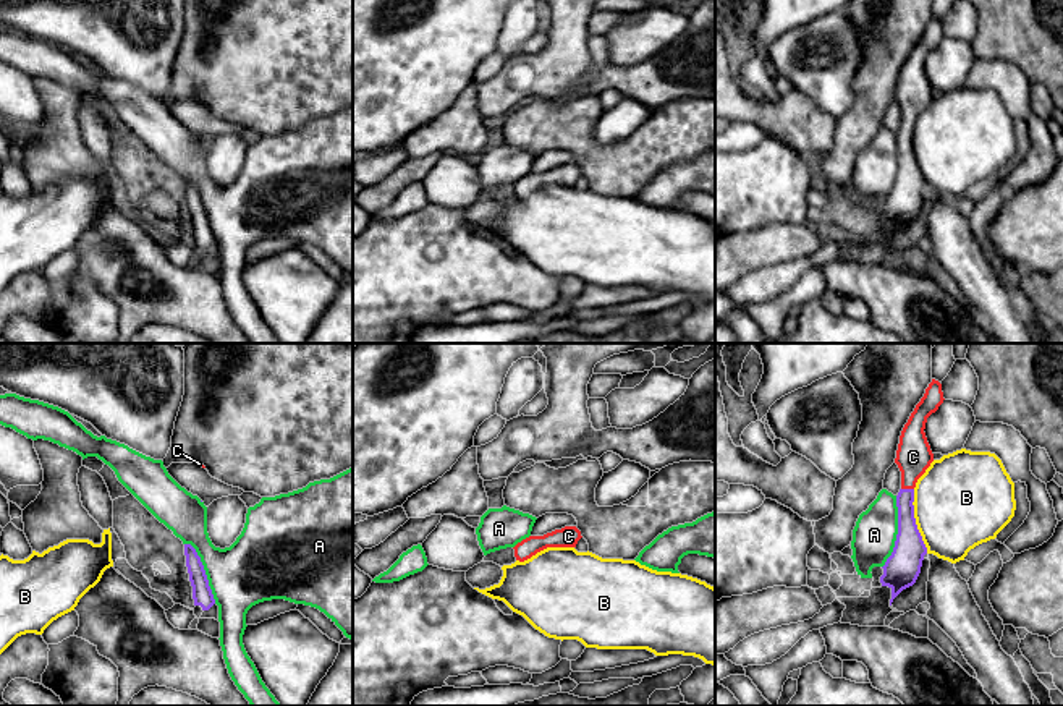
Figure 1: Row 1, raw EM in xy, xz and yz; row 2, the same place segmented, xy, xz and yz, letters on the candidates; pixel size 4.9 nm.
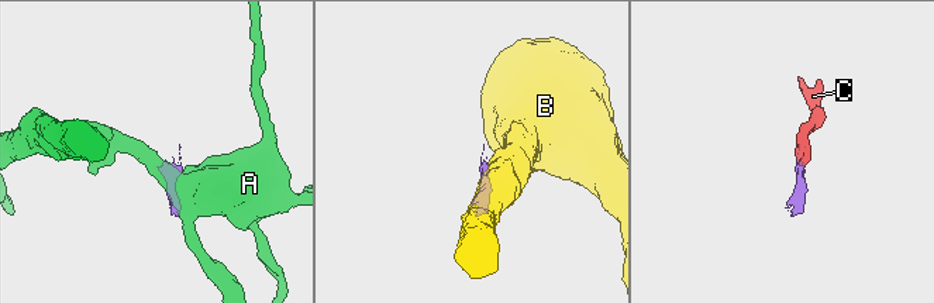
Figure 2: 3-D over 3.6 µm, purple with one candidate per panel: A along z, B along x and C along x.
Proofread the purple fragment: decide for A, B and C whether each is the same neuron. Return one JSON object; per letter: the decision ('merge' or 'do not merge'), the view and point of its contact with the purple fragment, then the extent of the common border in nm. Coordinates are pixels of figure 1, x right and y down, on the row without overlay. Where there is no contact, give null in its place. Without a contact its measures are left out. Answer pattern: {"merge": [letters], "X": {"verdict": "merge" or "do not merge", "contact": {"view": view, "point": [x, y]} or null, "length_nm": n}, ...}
{"merge": ["C"], "A": {"verdict": "do not merge", "contact": {"view": "yz", "point": [898, 169]}, "length_nm": 360}, "B": {"verdict": "do not merge", "contact": {"view": "yz", "point": [914, 159]}, "length_nm": 320}, "C": {"verdict": "merge", "contact": {"view": "yz", "point": [908, 127]}, "length_nm": 60}}

